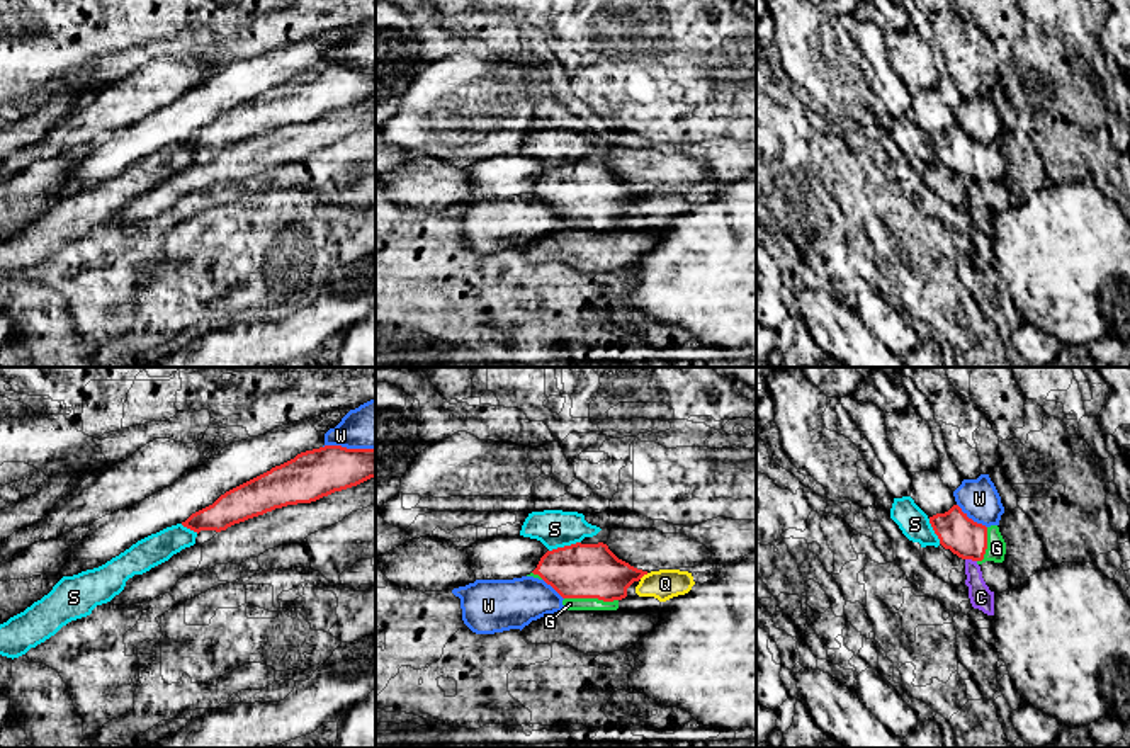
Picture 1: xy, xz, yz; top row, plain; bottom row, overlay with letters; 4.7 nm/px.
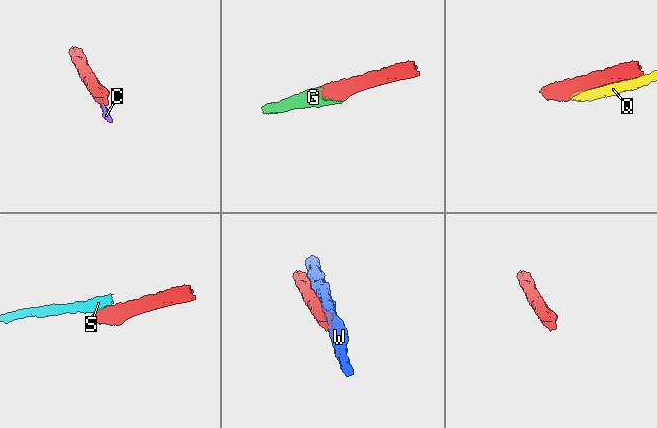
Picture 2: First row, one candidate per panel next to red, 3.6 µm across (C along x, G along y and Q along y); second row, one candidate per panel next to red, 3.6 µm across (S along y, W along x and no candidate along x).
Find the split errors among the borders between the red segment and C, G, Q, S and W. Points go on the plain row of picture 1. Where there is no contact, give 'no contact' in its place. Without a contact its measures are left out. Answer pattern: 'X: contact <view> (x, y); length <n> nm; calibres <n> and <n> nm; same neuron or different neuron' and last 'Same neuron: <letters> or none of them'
C: contact yz (971, 177); length 60 nm; calibres 180 and 110 nm; different neuron
G: contact xz (592, 216); length 260 nm; calibres 260 and 60 nm; same neuron
Q: contact xz (643, 194); length 50 nm; calibres 260 and 140 nm; different neuron
S: contact xz (564, 165); length 160 nm; calibres 260 and 180 nm; different neuron
W: contact xy (349, 68); length 240 nm; calibres 240 and 220 nm; different neuron
Same neuron: G

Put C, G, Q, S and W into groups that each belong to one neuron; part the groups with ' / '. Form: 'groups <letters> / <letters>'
groups C Q / G / S / W

